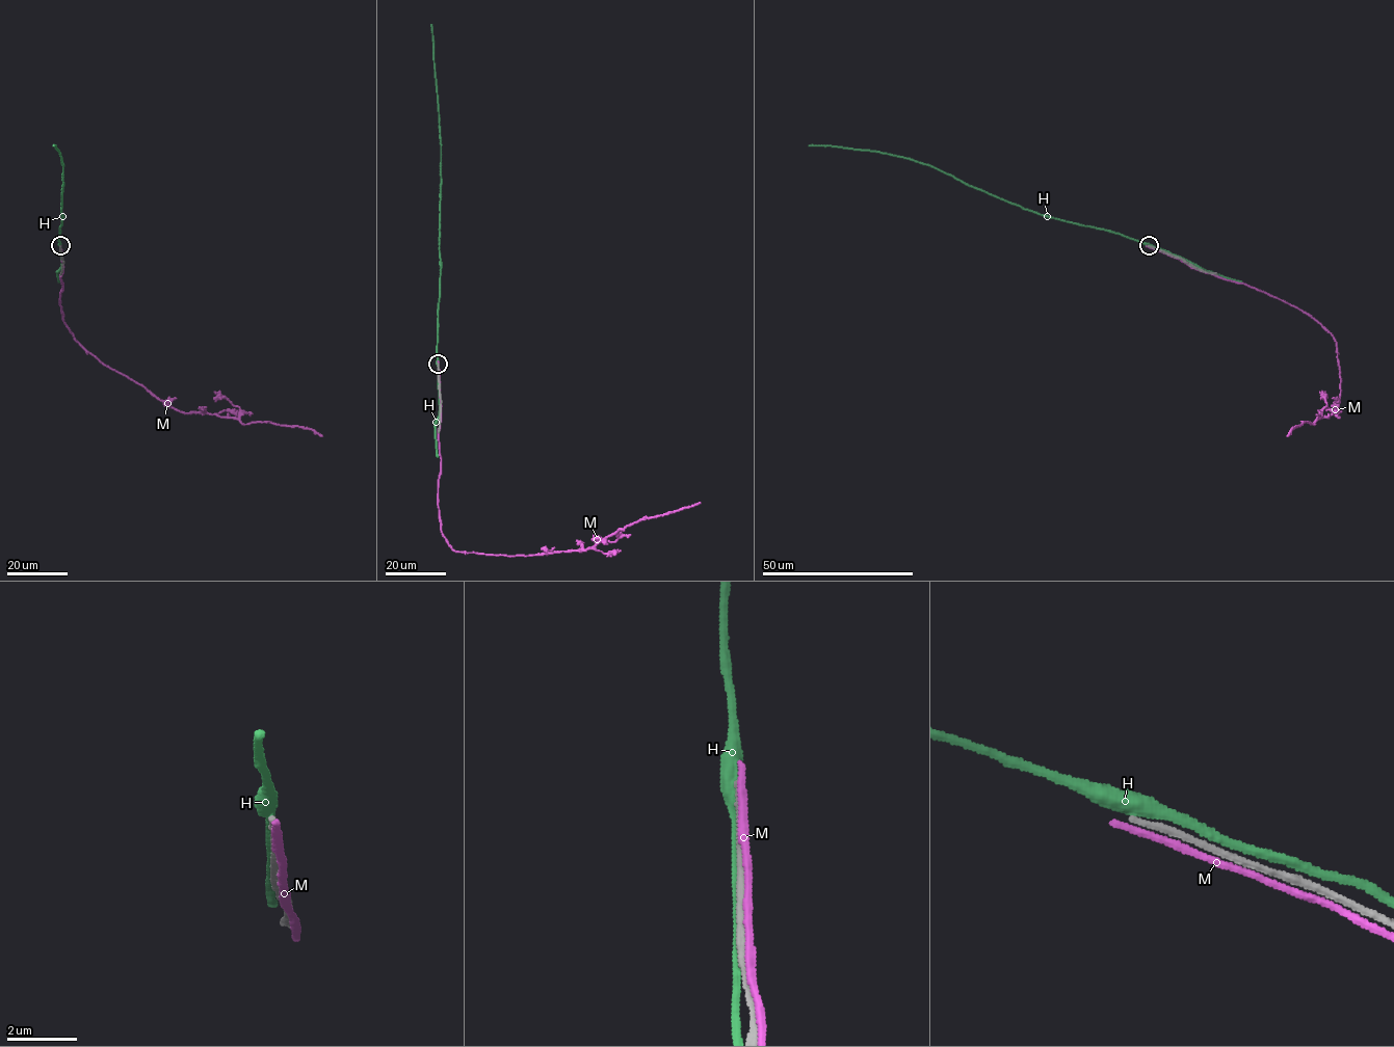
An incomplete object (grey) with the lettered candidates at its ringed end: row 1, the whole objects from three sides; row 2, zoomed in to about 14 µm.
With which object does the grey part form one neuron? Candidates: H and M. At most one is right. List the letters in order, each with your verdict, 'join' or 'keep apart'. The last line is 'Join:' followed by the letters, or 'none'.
H: keep apart
M: keep apart
Join: none

